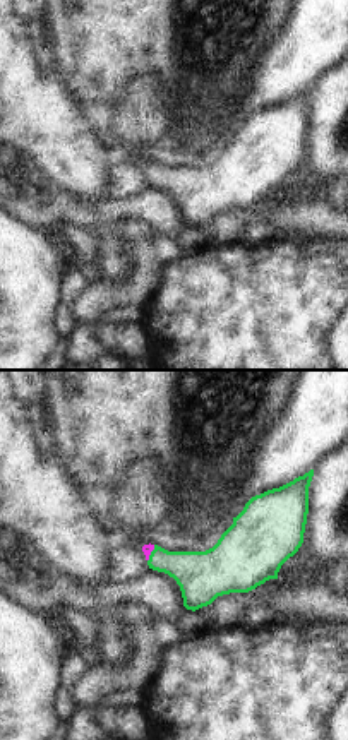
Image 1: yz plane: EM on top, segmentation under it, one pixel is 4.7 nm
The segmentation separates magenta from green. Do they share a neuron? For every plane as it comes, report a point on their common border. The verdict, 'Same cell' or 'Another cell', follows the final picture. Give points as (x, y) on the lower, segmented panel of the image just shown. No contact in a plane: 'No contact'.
Touches magenta at (150, 554)

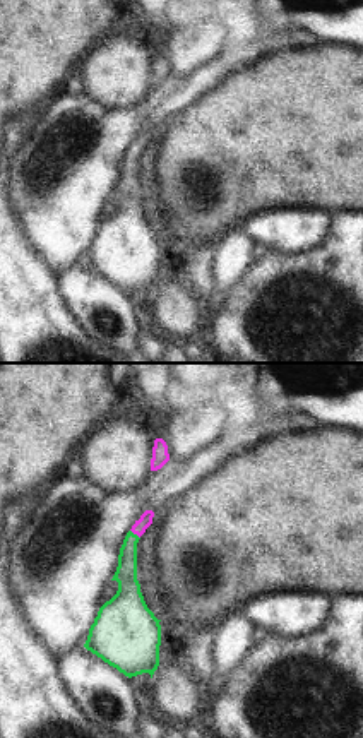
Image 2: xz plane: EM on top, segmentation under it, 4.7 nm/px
Touches magenta at (136, 533)

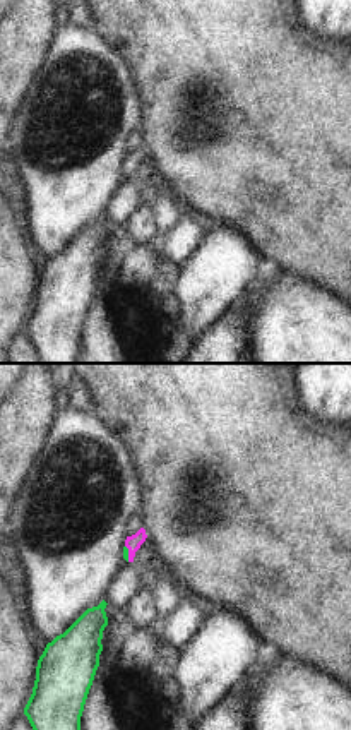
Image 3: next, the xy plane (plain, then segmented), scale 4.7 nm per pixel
Touches magenta at (129, 554)

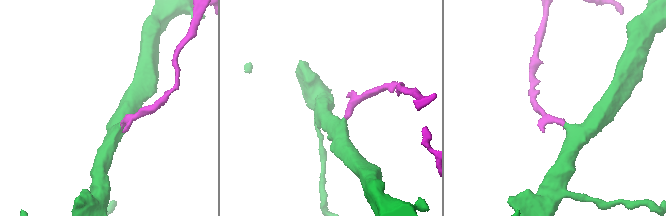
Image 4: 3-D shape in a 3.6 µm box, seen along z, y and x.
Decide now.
Same cell

